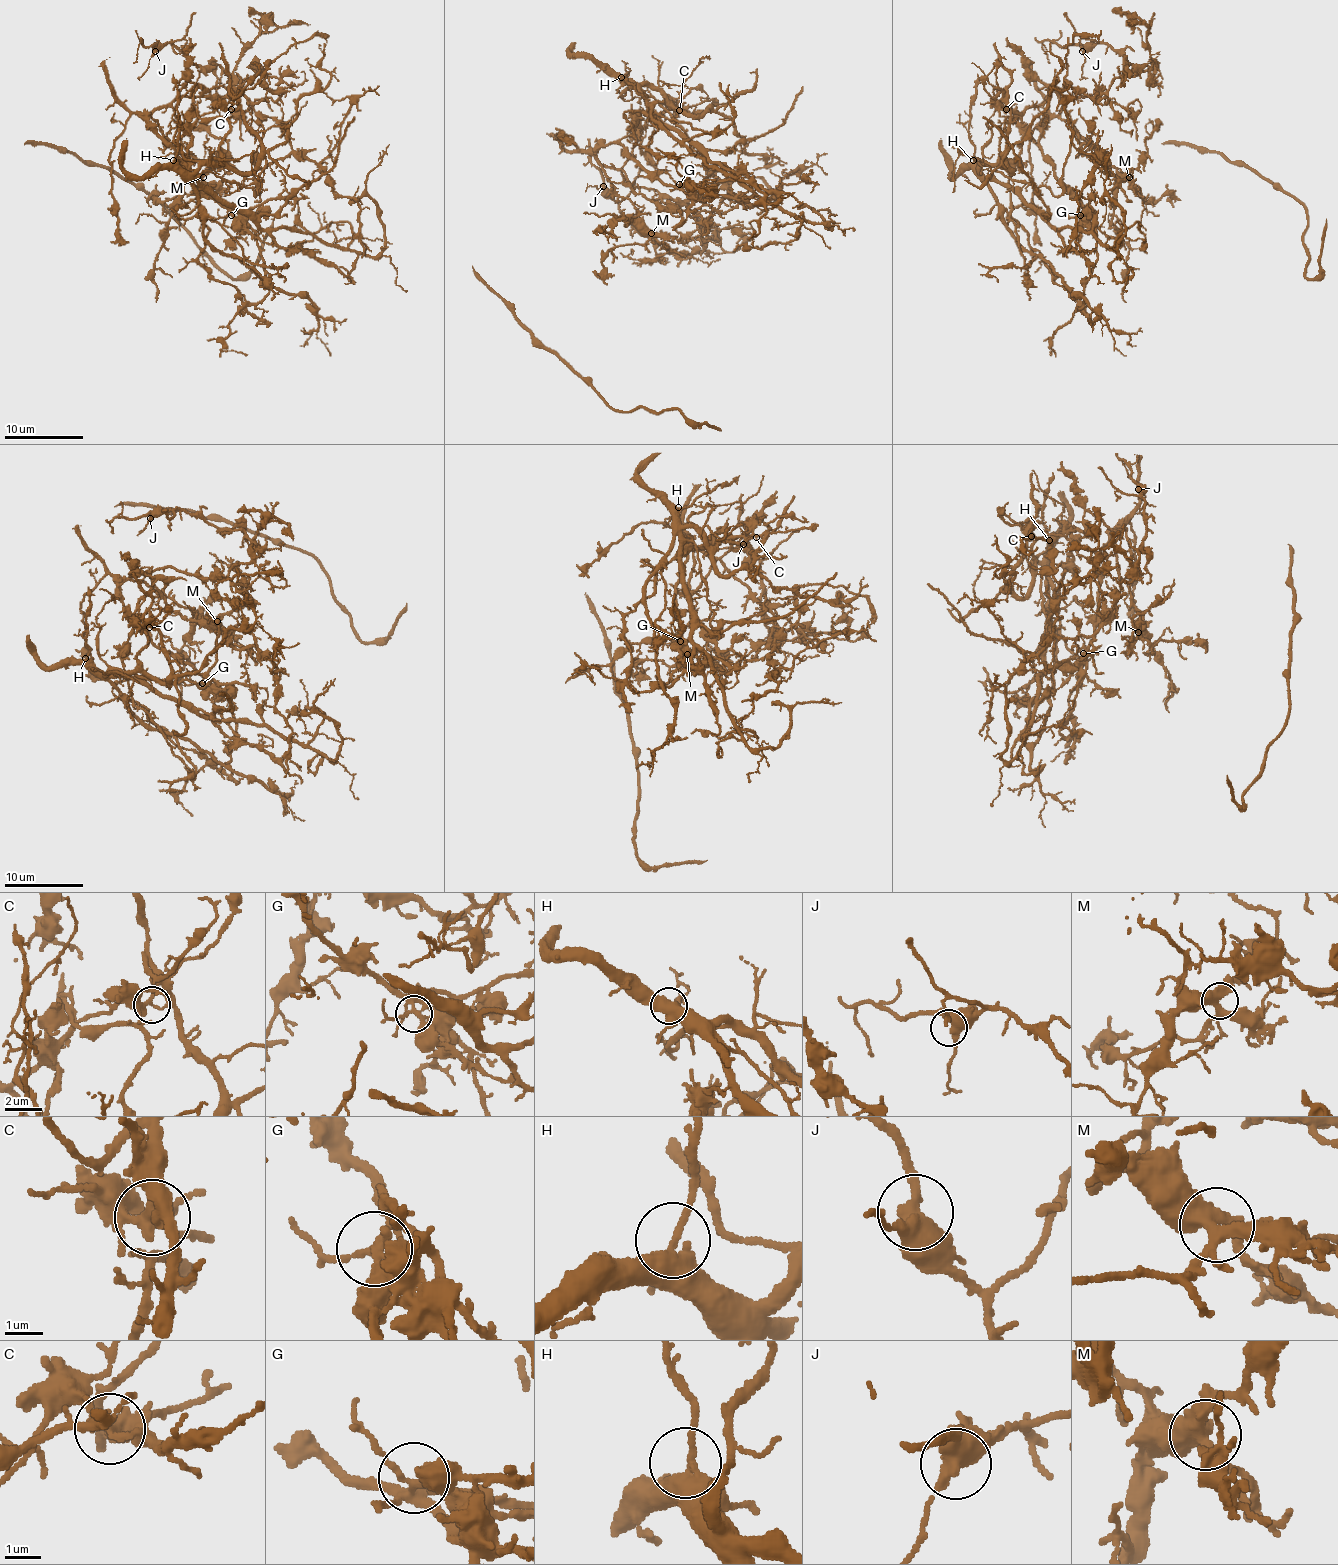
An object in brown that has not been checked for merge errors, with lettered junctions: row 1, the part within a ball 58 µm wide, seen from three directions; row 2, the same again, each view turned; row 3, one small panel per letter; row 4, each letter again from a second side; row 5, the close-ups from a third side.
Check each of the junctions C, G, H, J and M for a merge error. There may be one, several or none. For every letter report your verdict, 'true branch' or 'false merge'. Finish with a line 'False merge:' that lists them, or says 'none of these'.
C: false merge
G: true branch
H: true branch
J: true branch
M: true branch
False merge: C

